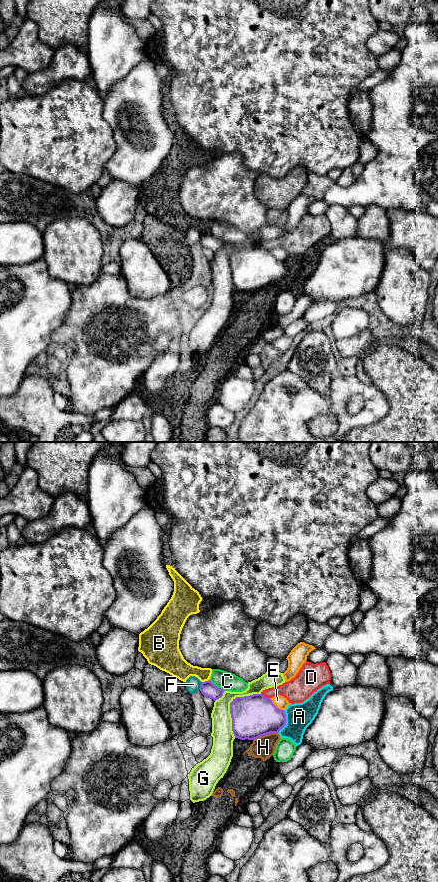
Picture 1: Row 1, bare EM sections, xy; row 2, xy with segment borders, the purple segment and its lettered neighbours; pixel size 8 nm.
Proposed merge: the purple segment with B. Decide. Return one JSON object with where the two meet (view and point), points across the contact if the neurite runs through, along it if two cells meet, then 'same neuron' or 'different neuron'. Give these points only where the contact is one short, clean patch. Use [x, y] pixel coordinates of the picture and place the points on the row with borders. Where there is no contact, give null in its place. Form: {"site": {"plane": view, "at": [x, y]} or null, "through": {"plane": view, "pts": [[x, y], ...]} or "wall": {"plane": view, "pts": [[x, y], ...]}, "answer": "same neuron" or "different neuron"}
{"site": {"plane": "xy", "at": [205, 681]}, "wall": {"plane": "xy", "pts": [[209, 679], [202, 682]]}, "answer": "different neuron"}

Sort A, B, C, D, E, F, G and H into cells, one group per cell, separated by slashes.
A B H / C / D / E / F / G

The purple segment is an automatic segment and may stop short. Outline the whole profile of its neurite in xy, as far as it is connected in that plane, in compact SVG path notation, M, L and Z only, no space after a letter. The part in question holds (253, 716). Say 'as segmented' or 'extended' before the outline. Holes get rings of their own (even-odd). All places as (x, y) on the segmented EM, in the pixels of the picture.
as segmented; M262 694L236 697L230 703L230 714L233 734L241 740L254 740L270 733L278 733L286 725L284 710L277 708L270 698Z

